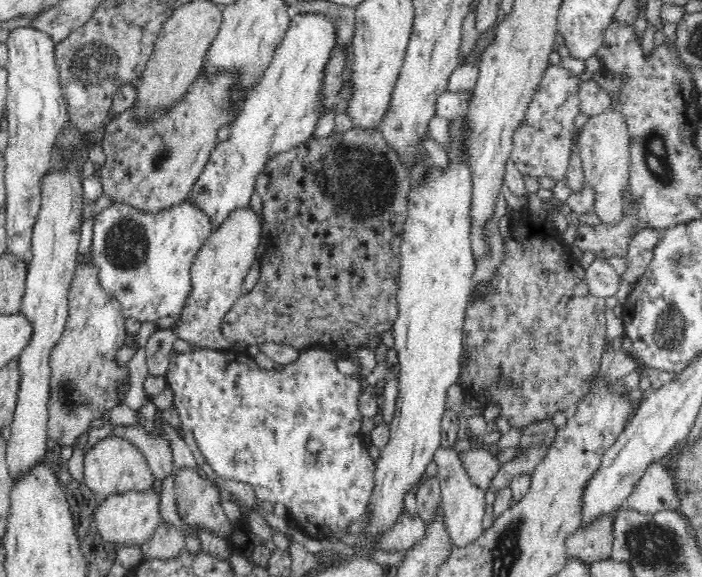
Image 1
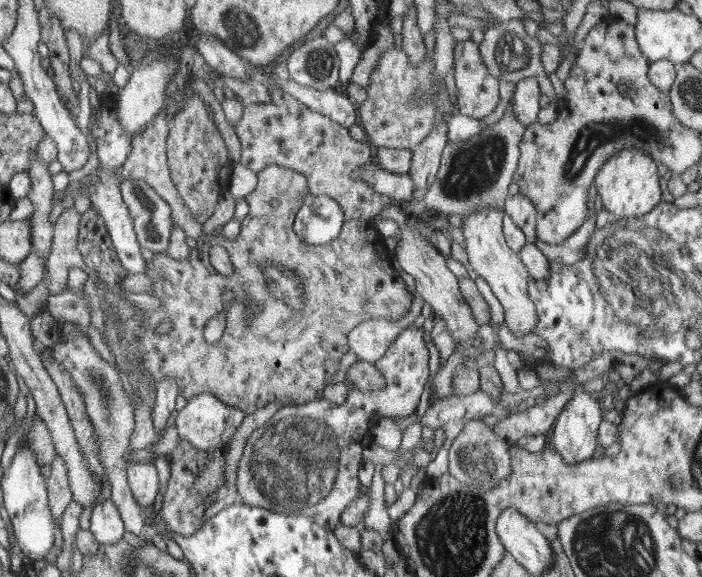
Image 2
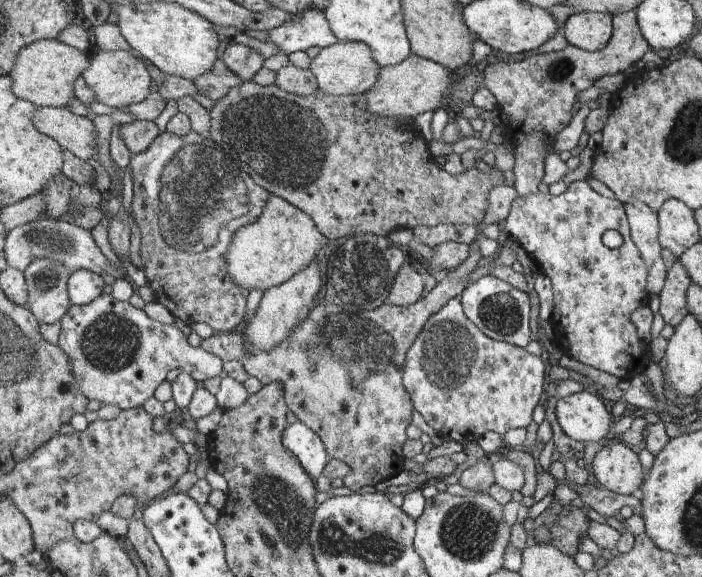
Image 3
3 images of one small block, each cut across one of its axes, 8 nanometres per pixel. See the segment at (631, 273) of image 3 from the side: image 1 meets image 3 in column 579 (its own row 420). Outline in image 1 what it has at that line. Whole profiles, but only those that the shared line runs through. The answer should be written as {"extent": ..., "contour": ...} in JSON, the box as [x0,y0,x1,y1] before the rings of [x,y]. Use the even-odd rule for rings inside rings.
{"extent":[165,346,377,548],"contour":[[[314,346],[301,350],[298,360],[286,364],[282,372],[266,370],[264,374],[245,349],[173,351],[170,368],[165,372],[165,384],[175,392],[173,407],[179,412],[181,428],[192,432],[212,472],[217,477],[251,485],[257,500],[280,502],[312,548],[348,542],[350,526],[366,514],[375,486],[374,458],[362,442],[363,416],[358,407],[363,393],[362,379],[377,366],[374,351],[368,347],[358,350],[358,375],[338,372],[334,356],[334,352]],[[312,440],[320,444],[318,450],[308,446]]]}

